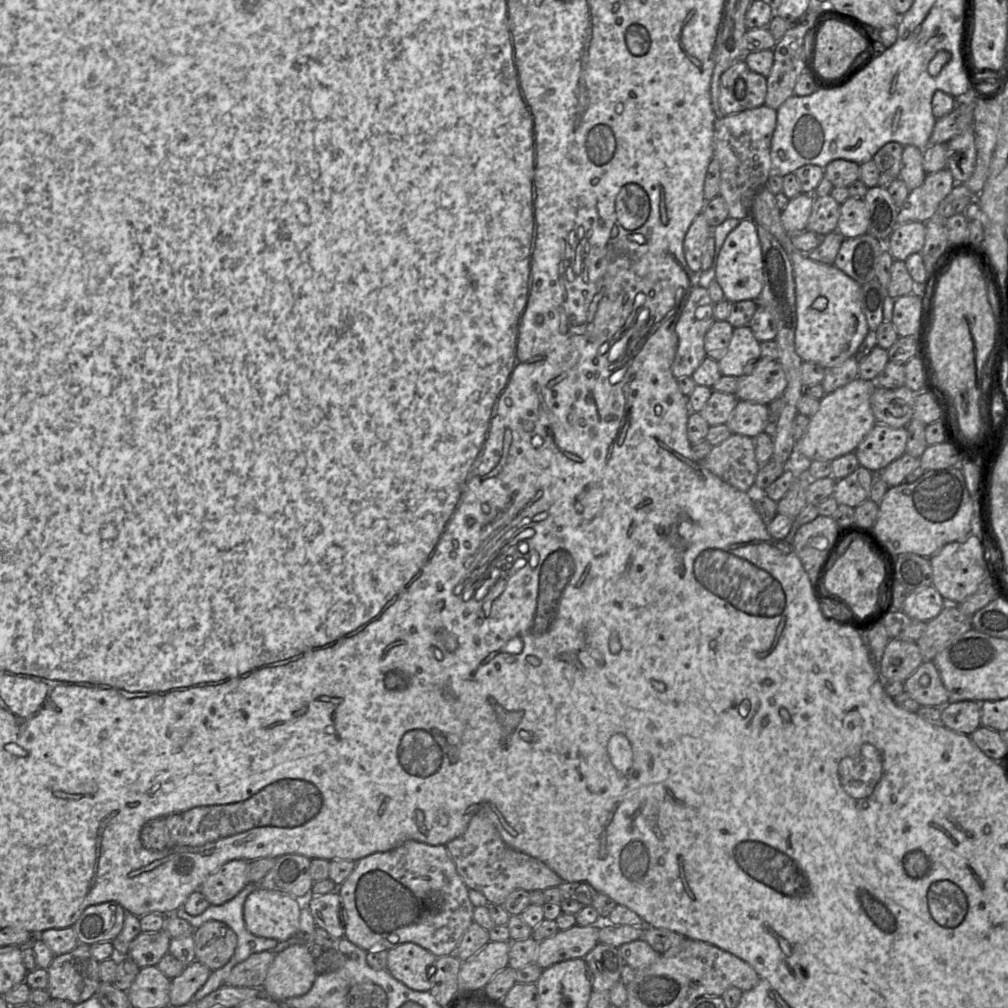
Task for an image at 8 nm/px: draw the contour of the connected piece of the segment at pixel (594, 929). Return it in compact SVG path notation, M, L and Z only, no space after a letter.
M574 925L538 944L536 962L542 969L574 958L584 958L598 943L599 925Z

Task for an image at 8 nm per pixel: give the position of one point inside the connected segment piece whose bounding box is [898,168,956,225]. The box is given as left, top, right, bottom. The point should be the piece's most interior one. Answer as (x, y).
(922, 203)

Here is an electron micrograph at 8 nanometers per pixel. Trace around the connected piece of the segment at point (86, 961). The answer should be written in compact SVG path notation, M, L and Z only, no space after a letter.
M78 944L73 950L54 957L48 968L48 985L45 988L50 997L66 1000L74 1005L80 1004L95 996L101 984L99 964L90 951L90 946Z

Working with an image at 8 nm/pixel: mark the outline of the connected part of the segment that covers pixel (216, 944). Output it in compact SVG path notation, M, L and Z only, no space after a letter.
M210 920L193 933L195 957L211 971L225 966L236 950L237 936L225 923Z

